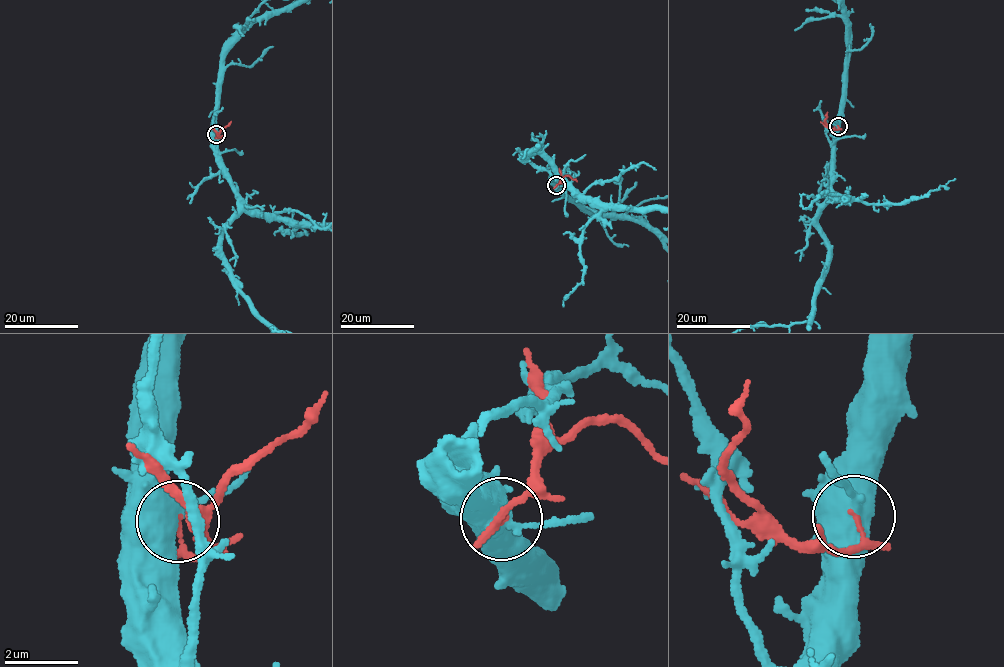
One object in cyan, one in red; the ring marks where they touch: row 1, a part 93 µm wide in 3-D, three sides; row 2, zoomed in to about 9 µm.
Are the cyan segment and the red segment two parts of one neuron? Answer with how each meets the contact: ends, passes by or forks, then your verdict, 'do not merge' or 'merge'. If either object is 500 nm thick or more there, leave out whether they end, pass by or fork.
do not merge

